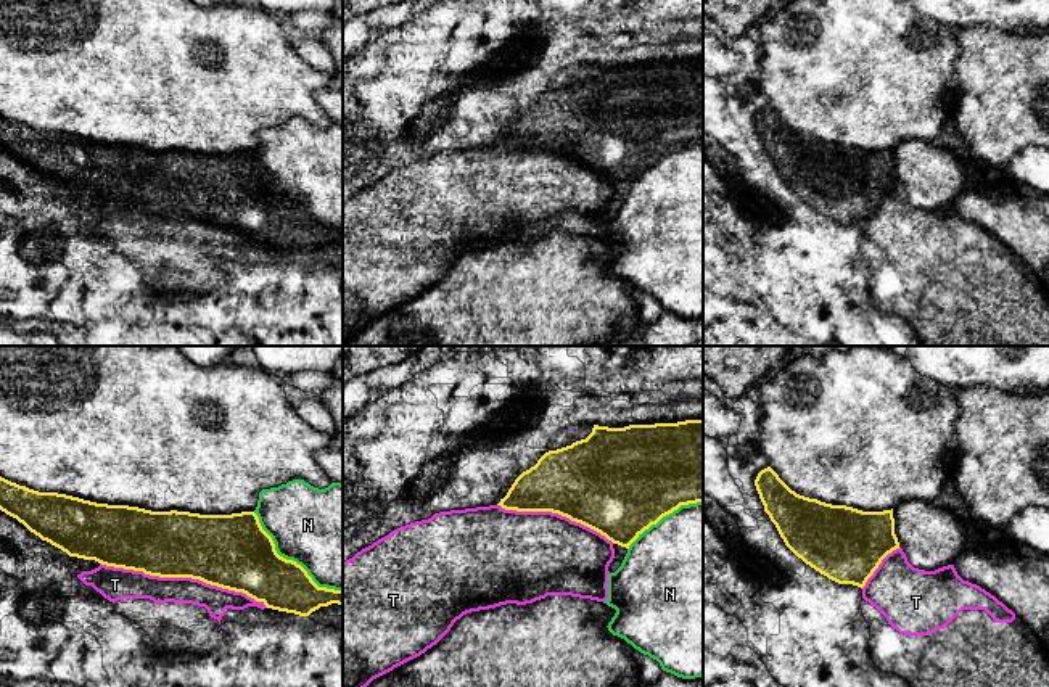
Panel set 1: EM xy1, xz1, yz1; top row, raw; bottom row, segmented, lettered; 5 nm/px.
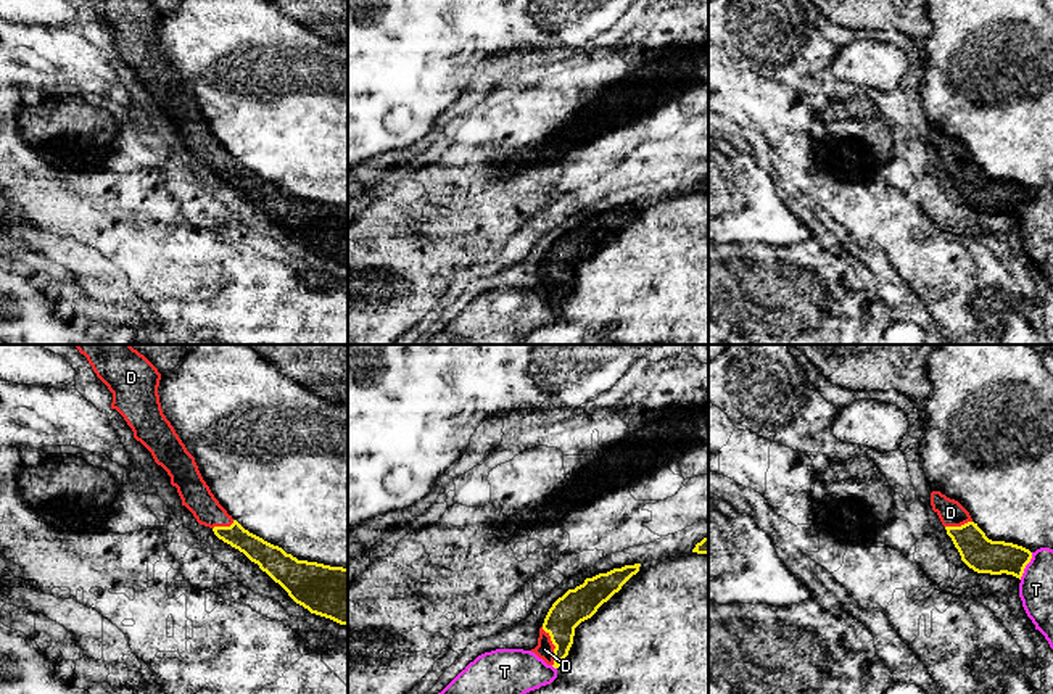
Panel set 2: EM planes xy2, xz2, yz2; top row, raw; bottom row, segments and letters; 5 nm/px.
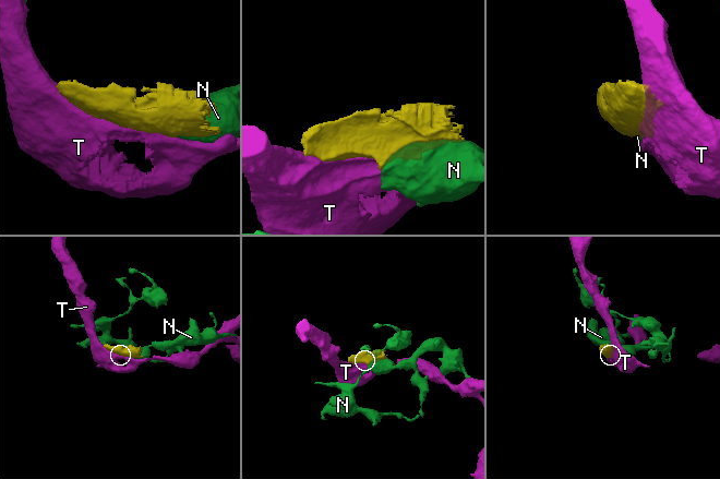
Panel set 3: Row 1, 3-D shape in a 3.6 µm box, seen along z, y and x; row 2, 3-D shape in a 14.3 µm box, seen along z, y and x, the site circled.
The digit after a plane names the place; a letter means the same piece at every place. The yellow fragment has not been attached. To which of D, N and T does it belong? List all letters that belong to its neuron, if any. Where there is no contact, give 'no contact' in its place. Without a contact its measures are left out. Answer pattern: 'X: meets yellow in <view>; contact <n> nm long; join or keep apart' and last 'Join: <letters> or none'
D: meets yellow in xz2; contact 200 nm long; join
N: meets yellow in xy1; contact 600 nm long; keep apart
T: meets yellow in xy1; contact 850 nm long; keep apart
Join: D

